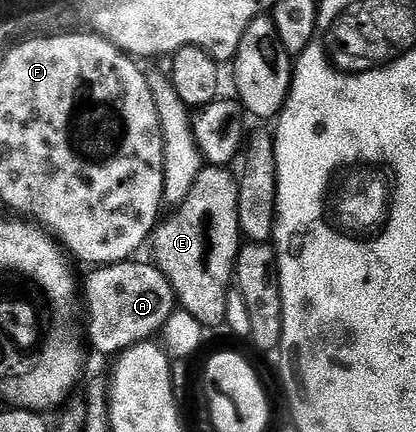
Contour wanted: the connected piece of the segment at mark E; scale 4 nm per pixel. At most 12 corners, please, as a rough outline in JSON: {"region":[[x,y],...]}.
{"region":[[202,165],[151,235],[180,309],[224,323],[241,184]]}

